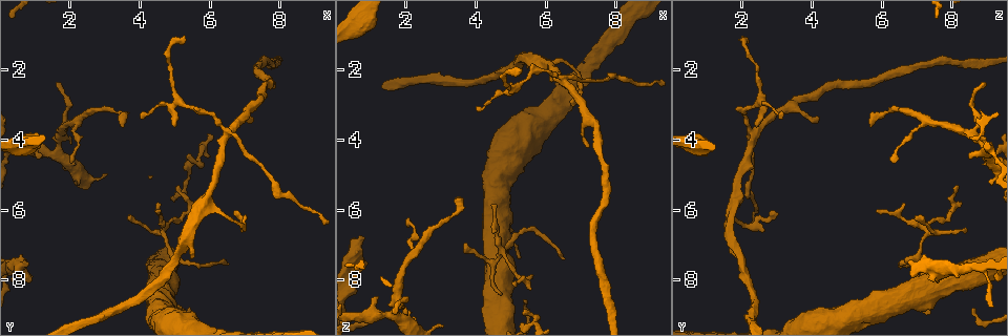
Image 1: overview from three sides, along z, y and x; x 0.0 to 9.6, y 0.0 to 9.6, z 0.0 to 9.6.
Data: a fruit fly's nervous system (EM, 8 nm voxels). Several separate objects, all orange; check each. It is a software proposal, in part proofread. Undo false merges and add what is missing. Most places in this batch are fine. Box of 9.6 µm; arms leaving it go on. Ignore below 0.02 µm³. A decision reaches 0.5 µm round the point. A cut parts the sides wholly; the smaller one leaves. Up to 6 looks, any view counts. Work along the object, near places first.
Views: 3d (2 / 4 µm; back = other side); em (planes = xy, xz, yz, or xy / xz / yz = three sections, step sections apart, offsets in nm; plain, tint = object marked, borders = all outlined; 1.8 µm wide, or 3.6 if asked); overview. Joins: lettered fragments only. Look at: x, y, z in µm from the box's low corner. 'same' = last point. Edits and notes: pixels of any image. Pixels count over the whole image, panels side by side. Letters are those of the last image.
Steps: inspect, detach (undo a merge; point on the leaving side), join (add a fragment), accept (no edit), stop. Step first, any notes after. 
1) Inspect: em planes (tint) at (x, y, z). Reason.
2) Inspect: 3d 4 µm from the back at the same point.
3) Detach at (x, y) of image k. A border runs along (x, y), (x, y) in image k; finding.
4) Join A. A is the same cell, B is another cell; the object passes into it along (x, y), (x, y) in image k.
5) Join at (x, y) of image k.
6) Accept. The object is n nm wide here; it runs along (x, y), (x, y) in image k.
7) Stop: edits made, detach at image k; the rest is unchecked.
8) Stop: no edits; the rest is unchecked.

Inspect: 3d 4 µm from the back at (0.85, 8.05, 7.50). An open end.

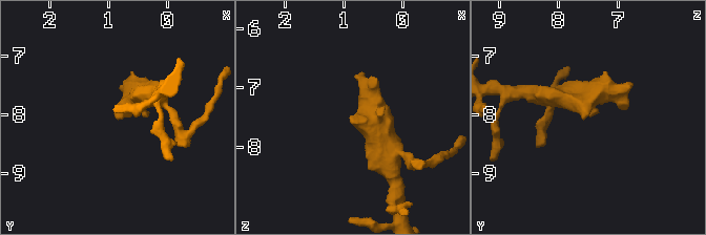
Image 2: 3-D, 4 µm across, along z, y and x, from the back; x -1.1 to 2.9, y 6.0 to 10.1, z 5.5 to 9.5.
Inspect: em xy step 16 (borders) at (0.90, 8.00, 7.55).

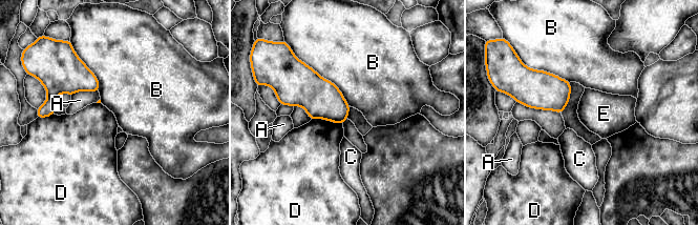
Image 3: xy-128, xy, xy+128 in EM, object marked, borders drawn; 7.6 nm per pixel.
Accept. The object is 240 nm wide here; A, B, C, D and E are other cells; a border runs along (299, 60), (330, 80), (350, 105) in image 3; no lettered fragment goes on from it.

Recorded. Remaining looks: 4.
Inspect: 3d 2 µm from the back at (6.50, 3.85, 2.35). Sharp bend.

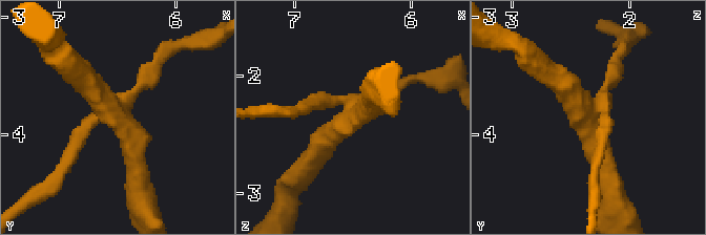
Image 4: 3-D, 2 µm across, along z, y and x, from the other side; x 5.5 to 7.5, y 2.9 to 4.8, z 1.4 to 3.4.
Inspect: em xz step 16 (borders) at (6.50, 3.88, 2.40). 4 arms meet here; need the tissue.

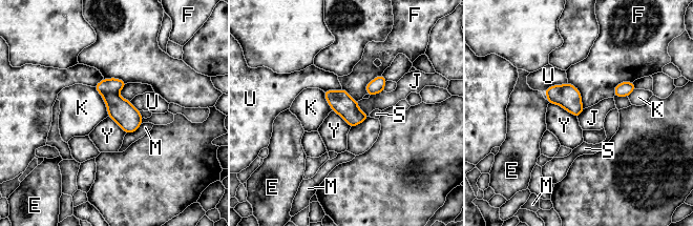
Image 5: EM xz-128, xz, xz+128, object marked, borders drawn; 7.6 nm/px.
Inspect: em planes (borders) at the same point. Cut it another way.

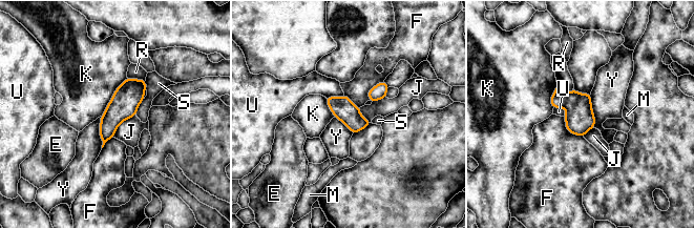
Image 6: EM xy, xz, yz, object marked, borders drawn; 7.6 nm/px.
Detach at (558, 100) of image 6. E, F, J, K, M, R, S, U and Y are other cells; a border runs along (568, 92), (563, 106) in image 6; a second cell is stuck on.

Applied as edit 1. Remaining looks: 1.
Inspect: em xz step 8 (borders) at (5.40, 7.35, 1.95). Branch stops here.

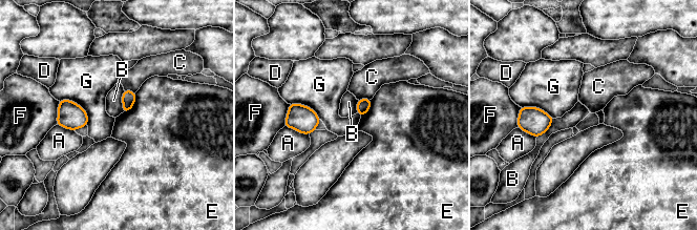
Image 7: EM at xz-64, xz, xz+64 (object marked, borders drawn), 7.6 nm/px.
Accept. A, B, C, D, E, F and G are other cells; a border runs along (553, 119), (550, 126), (536, 138) in image 7; no lettered fragment goes on from it.

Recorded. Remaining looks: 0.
Stop: edits made, detach at image 6; the rest is unchecked.

